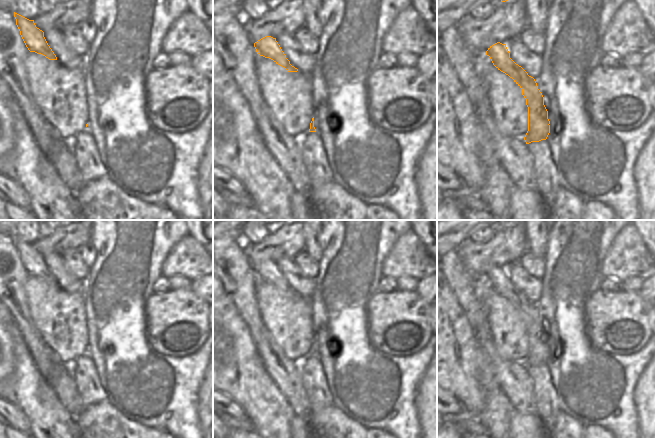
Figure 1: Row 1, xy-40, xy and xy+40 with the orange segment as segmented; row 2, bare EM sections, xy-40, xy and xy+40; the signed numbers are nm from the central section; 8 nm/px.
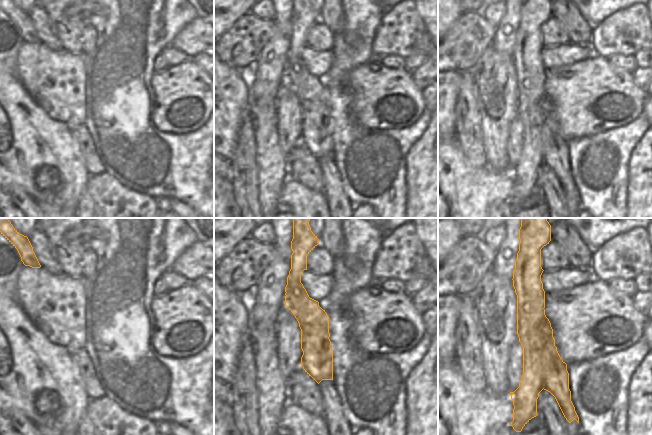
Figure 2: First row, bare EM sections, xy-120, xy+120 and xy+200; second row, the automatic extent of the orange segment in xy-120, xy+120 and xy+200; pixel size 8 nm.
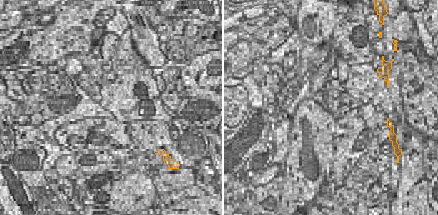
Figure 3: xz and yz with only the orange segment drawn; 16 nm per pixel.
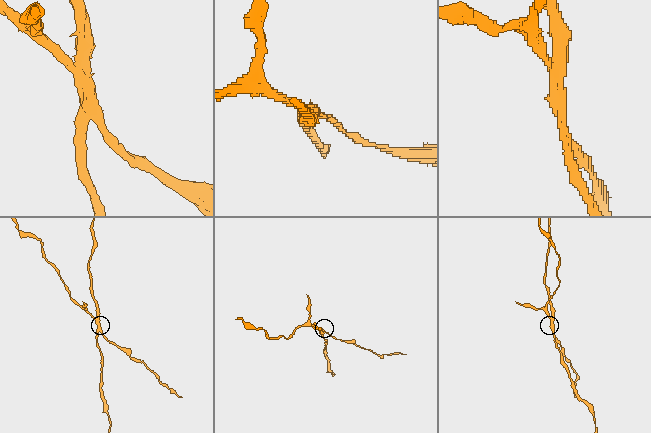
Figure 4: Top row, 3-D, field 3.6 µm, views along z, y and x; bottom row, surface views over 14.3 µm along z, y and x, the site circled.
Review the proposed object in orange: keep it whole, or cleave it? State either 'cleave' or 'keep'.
cleave

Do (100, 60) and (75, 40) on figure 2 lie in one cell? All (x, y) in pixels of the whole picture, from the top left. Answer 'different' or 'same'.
different

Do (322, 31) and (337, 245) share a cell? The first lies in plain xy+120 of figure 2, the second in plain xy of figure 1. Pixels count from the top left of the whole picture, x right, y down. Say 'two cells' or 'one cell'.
two cells

